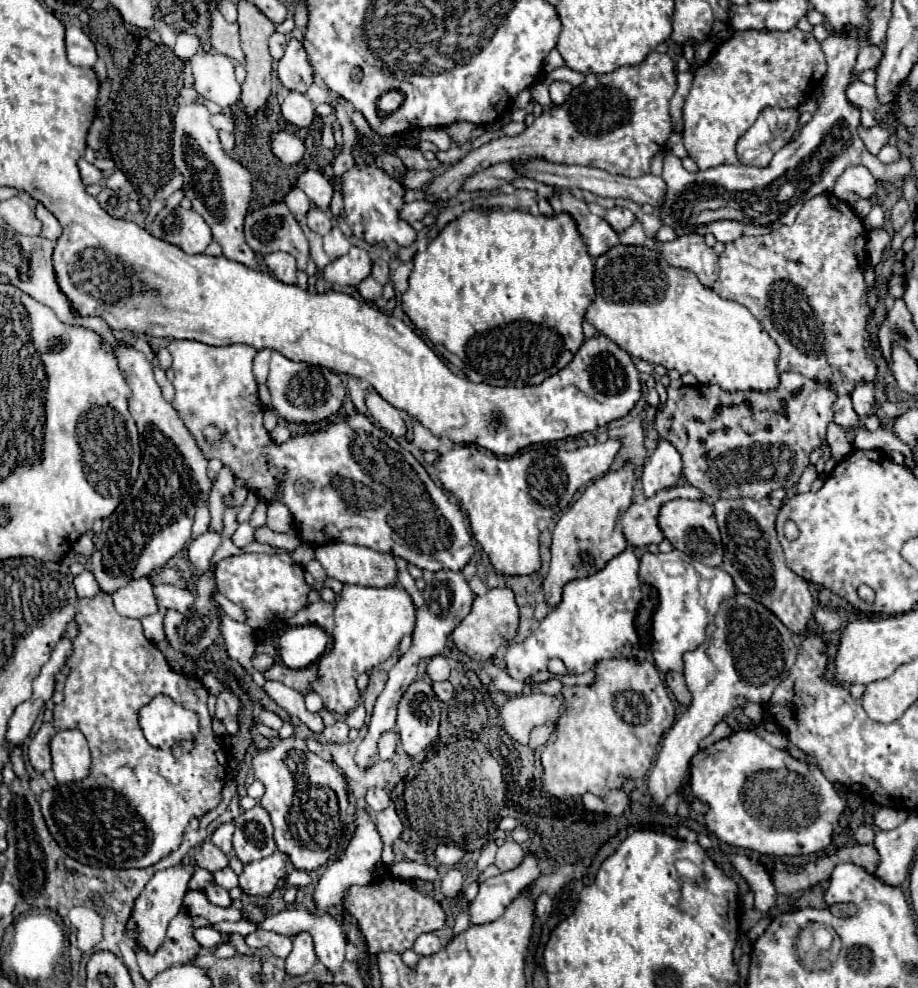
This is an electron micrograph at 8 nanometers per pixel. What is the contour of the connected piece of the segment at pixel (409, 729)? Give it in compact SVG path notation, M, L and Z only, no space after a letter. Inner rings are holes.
M426 680L408 686L398 704L398 734L408 756L418 756L438 738L440 702Z

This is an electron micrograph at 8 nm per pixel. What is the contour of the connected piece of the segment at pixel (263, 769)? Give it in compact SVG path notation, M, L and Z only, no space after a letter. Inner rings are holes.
M302 738L278 740L272 748L258 750L252 756L256 780L266 786L262 804L274 824L274 840L280 852L290 856L290 862L304 872L314 872L328 862L344 846L344 824L340 820L338 792L328 782L344 782L344 776L332 762L324 762L312 754Z

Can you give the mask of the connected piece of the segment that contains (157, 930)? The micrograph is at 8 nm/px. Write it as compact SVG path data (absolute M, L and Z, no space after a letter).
M178 864L174 868L156 872L152 876L152 880L144 886L144 890L140 892L140 896L136 898L134 908L132 908L136 948L146 950L148 954L154 954L162 946L170 920L176 914L180 914L180 910L182 910L182 898L188 892L188 880L192 878L192 872L194 872L194 864L188 864L188 866Z

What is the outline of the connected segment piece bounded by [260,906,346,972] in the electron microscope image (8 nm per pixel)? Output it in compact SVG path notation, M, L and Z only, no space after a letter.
M284 908L282 912L278 914L272 914L268 916L262 924L260 924L264 930L272 930L272 932L278 932L278 934L286 934L286 936L296 936L298 932L310 932L310 936L314 938L314 946L316 946L316 954L318 954L318 960L332 972L340 970L342 962L344 962L344 946L346 946L346 936L342 932L342 924L340 920L330 914L330 912L312 912L308 908Z

